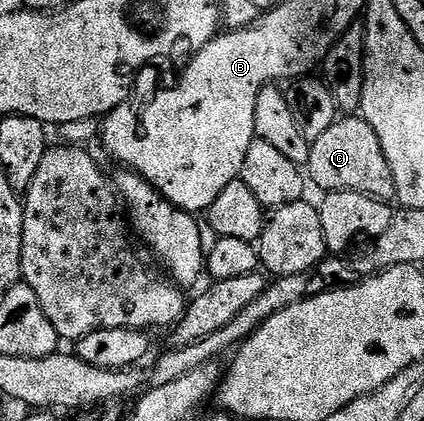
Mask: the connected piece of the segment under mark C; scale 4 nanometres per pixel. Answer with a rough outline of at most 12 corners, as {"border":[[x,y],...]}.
{"border":[[359,115],[311,142],[307,176],[323,191],[392,199],[390,163]]}

